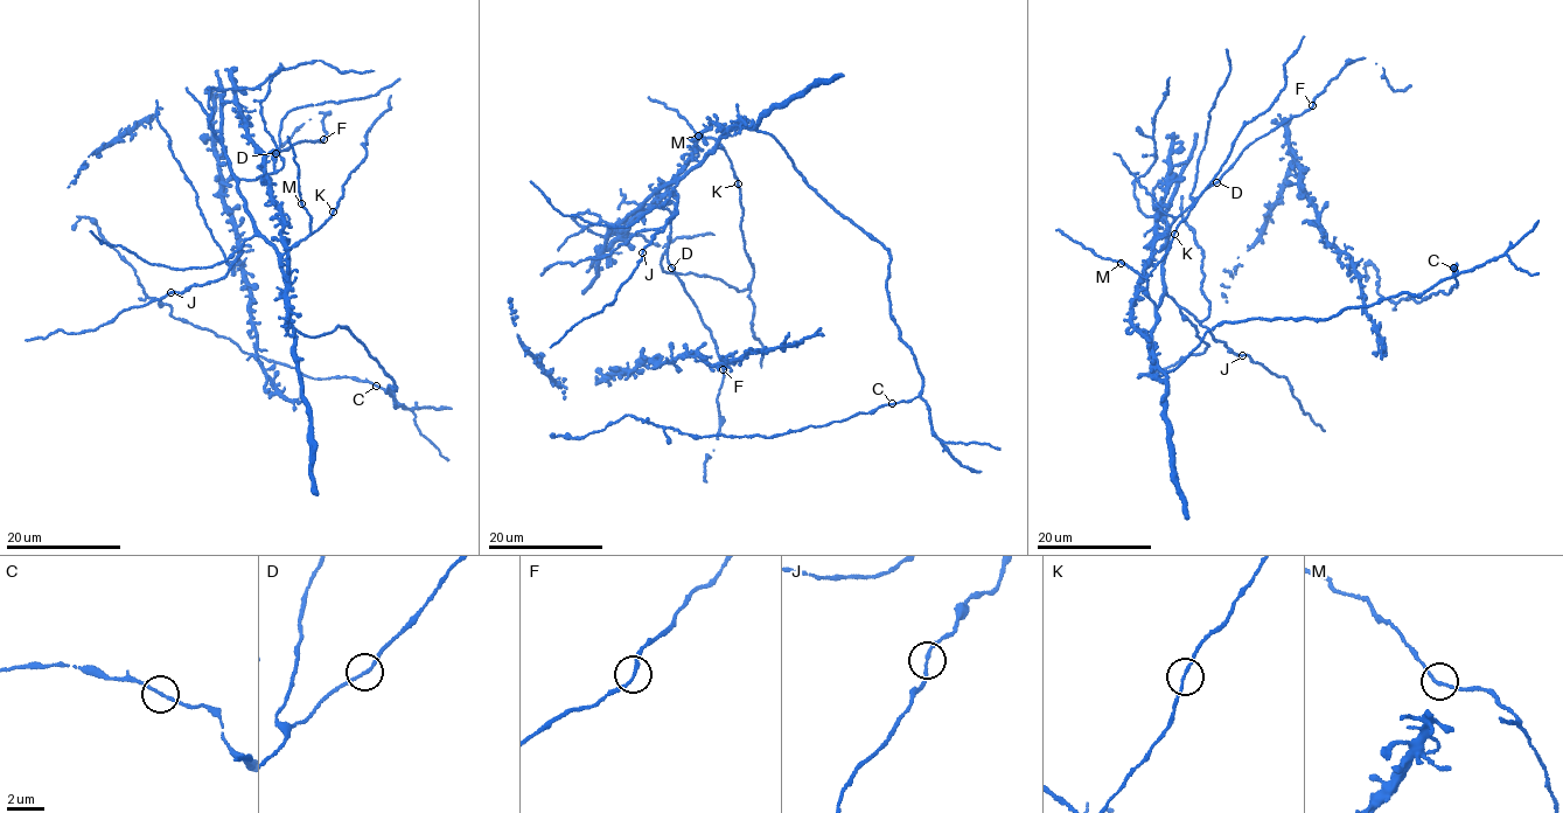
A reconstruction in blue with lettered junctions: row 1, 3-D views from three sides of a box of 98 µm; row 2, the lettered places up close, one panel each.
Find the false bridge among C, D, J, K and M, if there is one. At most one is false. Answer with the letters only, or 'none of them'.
none of them

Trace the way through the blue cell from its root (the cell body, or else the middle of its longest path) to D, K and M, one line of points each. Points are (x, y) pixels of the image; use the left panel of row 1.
D: (301, 334), (291, 320), (281, 254), (256, 229), (237, 188), (239, 180), (274, 172), (271, 154), (276, 153)
K: (301, 334), (291, 320), (281, 256), (321, 227), (333, 212)
M: (301, 334), (291, 320), (281, 268), (281, 256), (311, 234), (312, 221), (301, 203)

